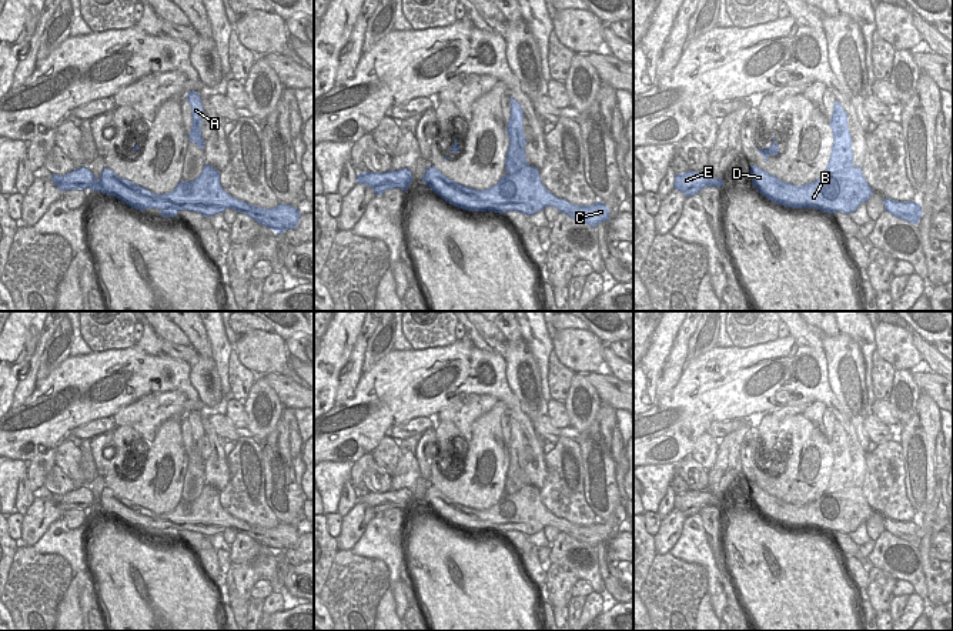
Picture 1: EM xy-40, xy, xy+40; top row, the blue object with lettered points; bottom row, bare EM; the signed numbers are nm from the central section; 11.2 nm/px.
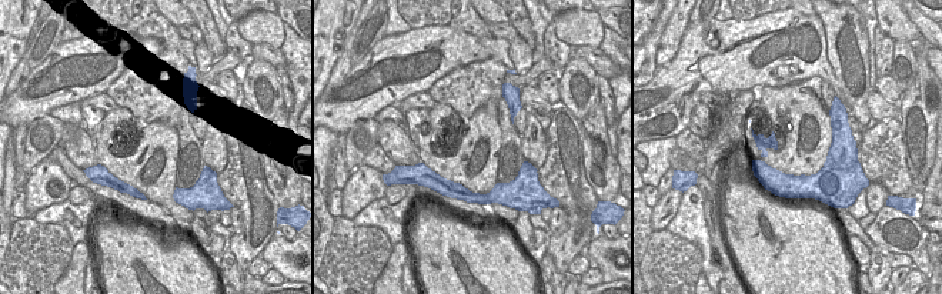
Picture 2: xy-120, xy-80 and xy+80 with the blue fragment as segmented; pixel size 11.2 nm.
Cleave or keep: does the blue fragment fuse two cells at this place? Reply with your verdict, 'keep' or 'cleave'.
cleave

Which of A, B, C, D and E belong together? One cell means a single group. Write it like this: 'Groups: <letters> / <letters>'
Groups: A / B C D E.

